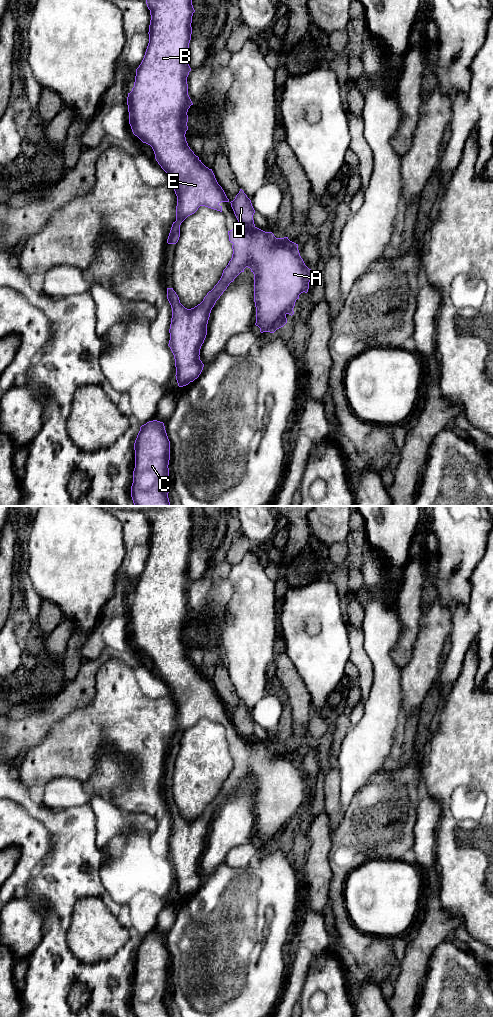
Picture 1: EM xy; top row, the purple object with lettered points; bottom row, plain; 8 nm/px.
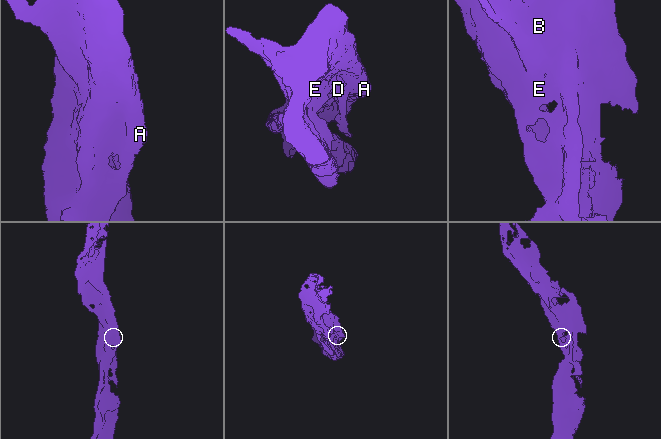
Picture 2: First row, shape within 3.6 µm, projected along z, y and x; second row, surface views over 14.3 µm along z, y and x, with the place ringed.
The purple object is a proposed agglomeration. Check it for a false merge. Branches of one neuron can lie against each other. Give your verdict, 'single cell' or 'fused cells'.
fused cells

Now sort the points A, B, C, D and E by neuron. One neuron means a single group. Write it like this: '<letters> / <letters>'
A B C E / D

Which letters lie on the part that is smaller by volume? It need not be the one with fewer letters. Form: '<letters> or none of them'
D

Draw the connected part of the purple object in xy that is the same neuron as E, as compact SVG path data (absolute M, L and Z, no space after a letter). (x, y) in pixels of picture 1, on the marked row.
M146 0L150 10L149 43L144 58L136 69L134 87L128 93L127 105L129 124L132 132L143 143L150 145L155 159L161 168L168 174L169 182L177 196L176 221L173 222L167 243L176 244L180 237L180 225L200 206L205 206L222 212L221 202L229 202L224 190L218 184L212 169L206 167L198 156L188 146L186 131L188 130L188 109L193 105L188 95L187 77L191 68L188 62L188 48L192 34L192 16L195 12L192 0Z

